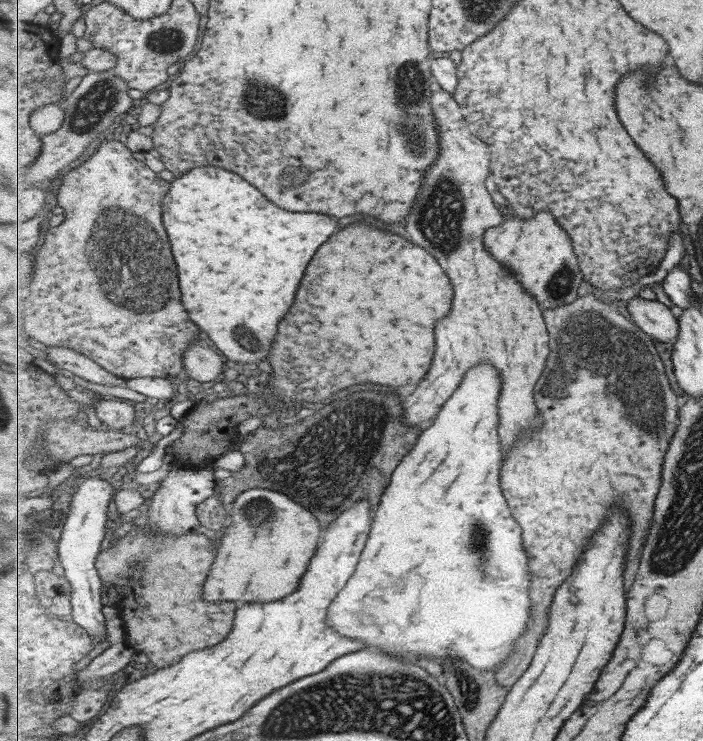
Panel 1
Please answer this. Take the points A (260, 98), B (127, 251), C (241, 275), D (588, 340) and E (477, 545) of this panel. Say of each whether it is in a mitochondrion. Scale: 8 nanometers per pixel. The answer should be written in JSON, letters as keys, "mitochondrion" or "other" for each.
{"A":"mitochondrion","B":"mitochondrion","C":"other","D":"mitochondrion","E":"mitochondrion"}

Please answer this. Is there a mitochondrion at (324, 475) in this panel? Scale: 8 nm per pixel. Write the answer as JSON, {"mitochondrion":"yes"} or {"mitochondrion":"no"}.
{"mitochondrion":"yes"}

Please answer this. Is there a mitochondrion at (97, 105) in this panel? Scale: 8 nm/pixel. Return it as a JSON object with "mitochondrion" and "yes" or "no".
{"mitochondrion":"yes"}

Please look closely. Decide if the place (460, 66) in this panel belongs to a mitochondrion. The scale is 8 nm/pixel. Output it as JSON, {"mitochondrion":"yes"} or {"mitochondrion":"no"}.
{"mitochondrion":"no"}

